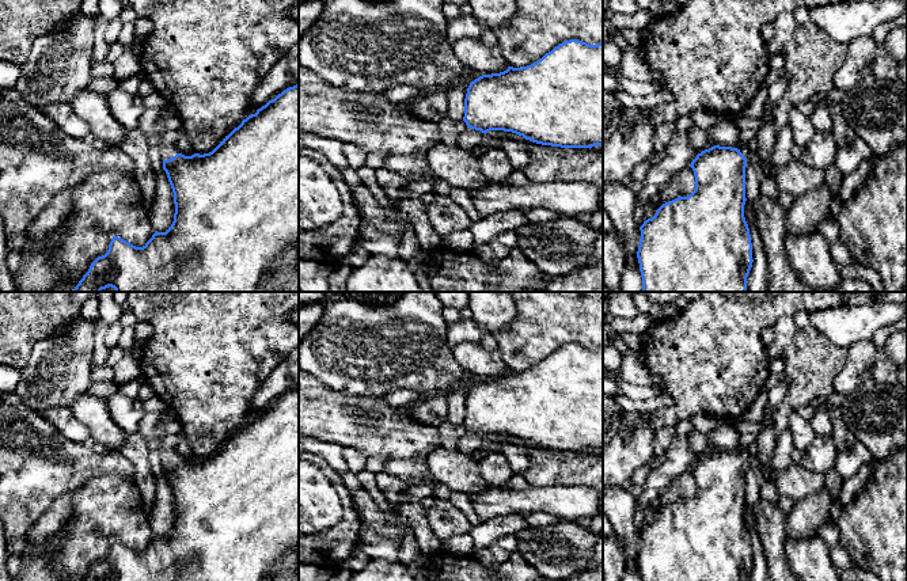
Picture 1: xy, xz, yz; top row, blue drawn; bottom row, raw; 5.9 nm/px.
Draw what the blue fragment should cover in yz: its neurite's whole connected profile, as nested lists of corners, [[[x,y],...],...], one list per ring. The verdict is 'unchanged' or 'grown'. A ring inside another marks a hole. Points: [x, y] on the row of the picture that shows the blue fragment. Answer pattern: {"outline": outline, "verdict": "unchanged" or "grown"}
{"outline": [[[769,118],[745,148],[714,145],[697,155],[690,164],[695,175],[694,191],[687,197],[678,197],[663,204],[656,214],[640,227],[637,258],[642,292],[747,292],[747,277],[754,259],[749,228],[744,217],[745,167],[756,151],[771,151],[777,136],[774,119]]], "verdict": "grown"}

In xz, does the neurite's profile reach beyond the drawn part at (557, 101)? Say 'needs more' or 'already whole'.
already whole

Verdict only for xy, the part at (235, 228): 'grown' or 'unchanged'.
grown

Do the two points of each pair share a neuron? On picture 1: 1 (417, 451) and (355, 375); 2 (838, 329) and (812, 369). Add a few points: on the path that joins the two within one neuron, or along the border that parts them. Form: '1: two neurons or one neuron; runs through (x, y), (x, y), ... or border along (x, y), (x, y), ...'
1: two neurons; border along (340, 390), (360, 395), (376, 395), (382, 399)
2: two neurons; border along (811, 323), (831, 342), (846, 349)

